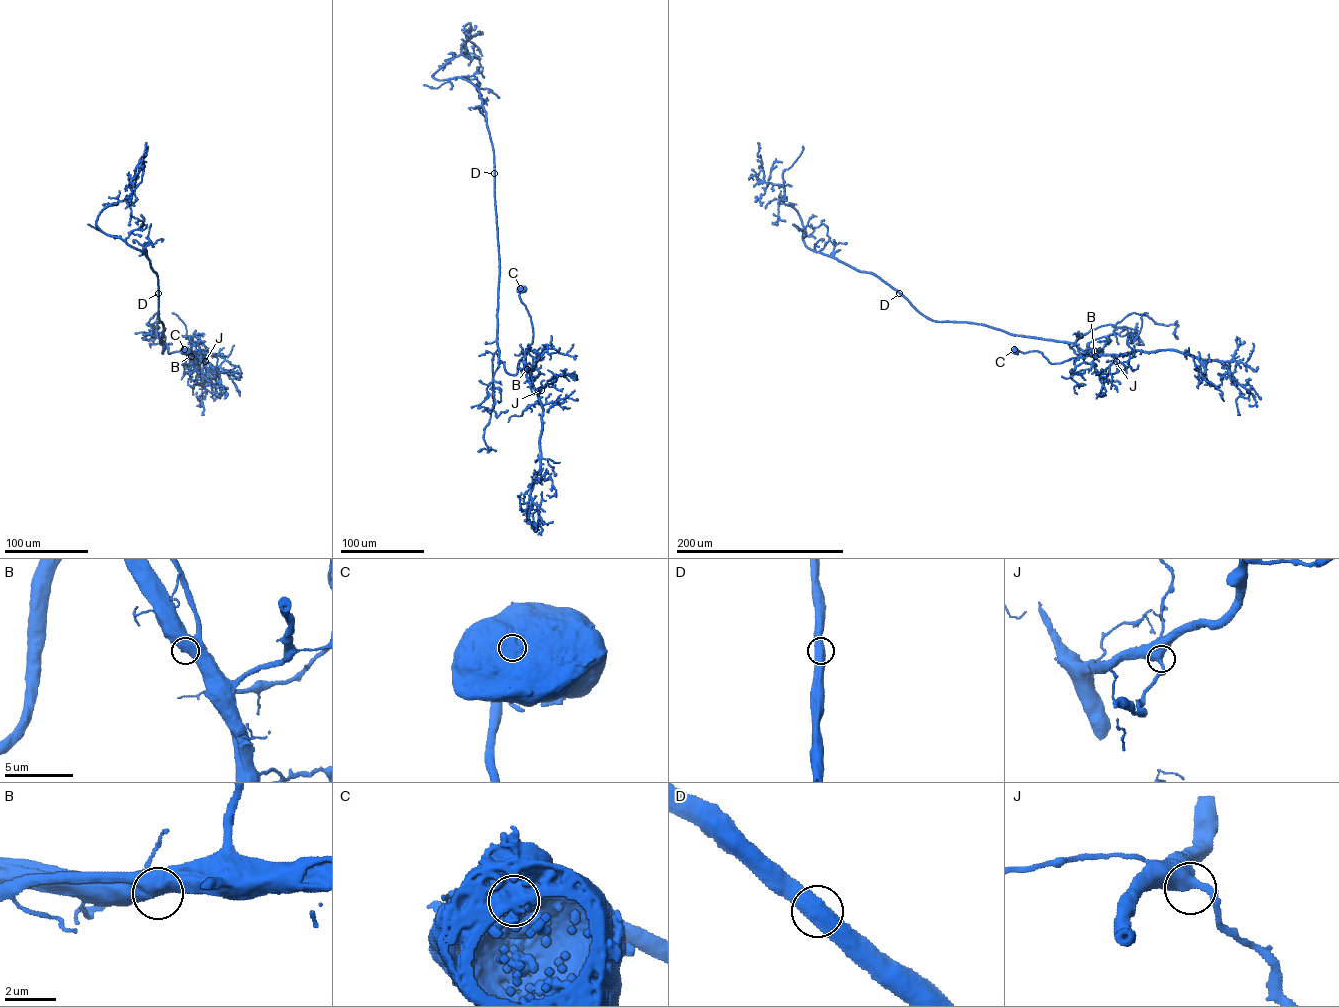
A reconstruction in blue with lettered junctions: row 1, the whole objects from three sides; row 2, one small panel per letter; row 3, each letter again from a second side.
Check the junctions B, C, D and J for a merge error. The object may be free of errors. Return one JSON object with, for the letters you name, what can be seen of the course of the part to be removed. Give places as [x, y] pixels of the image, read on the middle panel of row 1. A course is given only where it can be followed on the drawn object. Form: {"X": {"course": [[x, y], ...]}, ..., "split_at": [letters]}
{"split_at": []}

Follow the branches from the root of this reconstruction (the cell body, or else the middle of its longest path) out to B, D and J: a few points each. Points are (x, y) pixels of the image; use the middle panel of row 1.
B: (523, 288), (520, 291), (520, 298), (530, 316), (533, 335), (525, 356), (527, 369)
D: (523, 288), (532, 342), (527, 368), (520, 360), (510, 374), (498, 363), (494, 173)
J: (523, 288), (520, 291), (520, 298), (530, 316), (533, 335), (525, 363), (533, 387), (541, 390)

